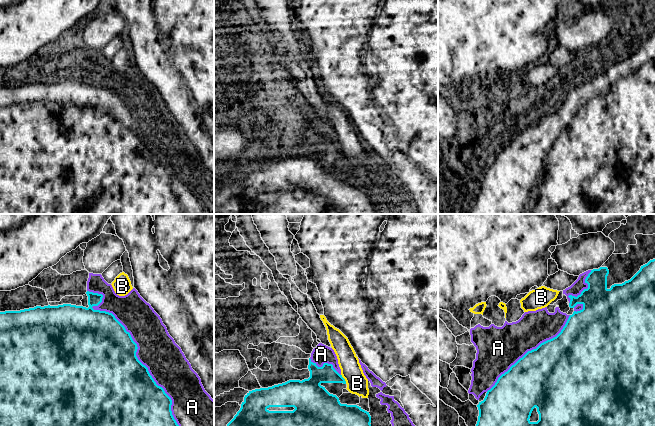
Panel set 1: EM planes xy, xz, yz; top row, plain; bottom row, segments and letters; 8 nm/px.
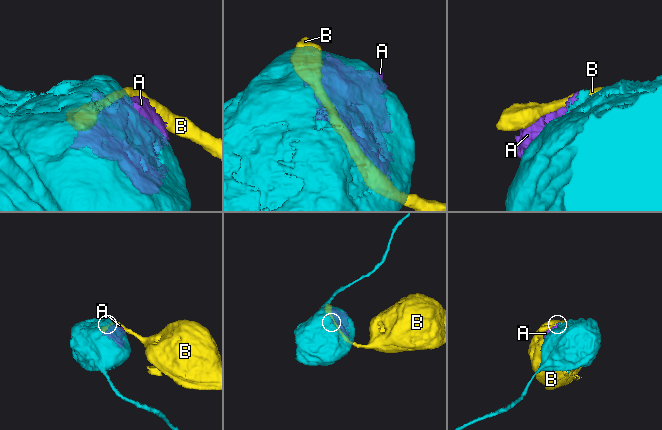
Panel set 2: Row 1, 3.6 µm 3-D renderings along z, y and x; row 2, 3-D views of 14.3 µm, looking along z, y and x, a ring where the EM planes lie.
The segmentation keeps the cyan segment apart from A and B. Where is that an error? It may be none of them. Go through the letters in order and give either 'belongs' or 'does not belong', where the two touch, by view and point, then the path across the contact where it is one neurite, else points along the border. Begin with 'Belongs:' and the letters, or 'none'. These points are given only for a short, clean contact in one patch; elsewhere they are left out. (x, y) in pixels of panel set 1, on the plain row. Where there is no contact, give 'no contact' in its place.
Belongs: A
A: belongs; contact xy (139, 137)
B: does not belong; contact xz (344, 155); border xz (341, 150), (346, 159)

